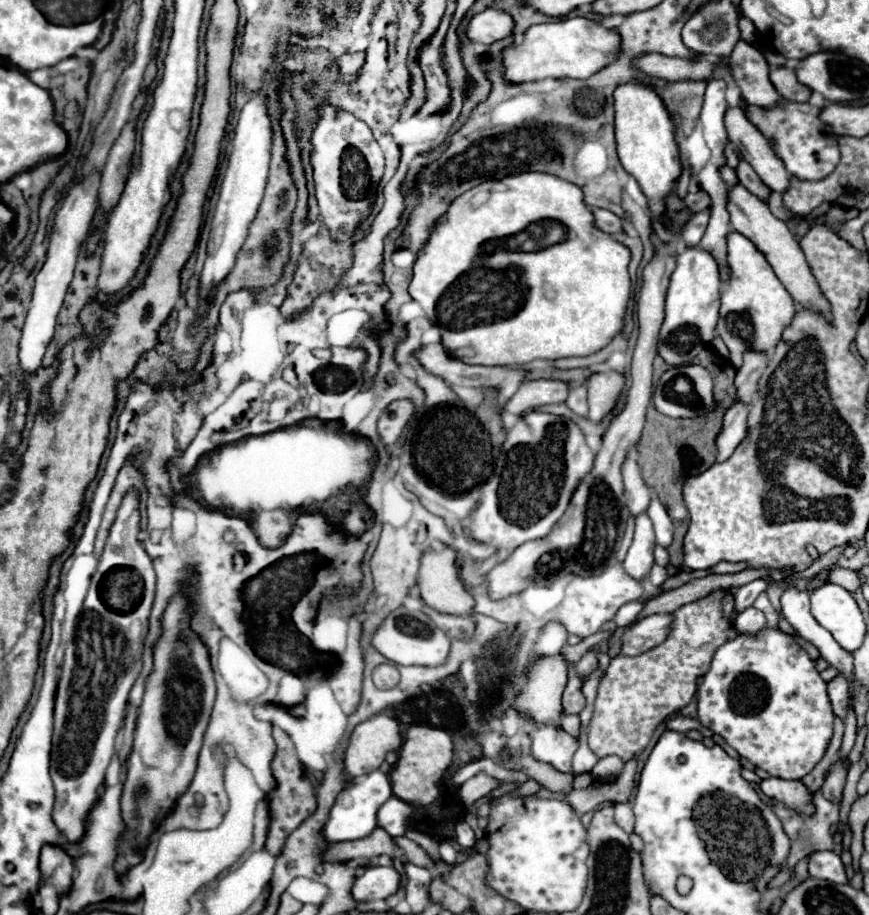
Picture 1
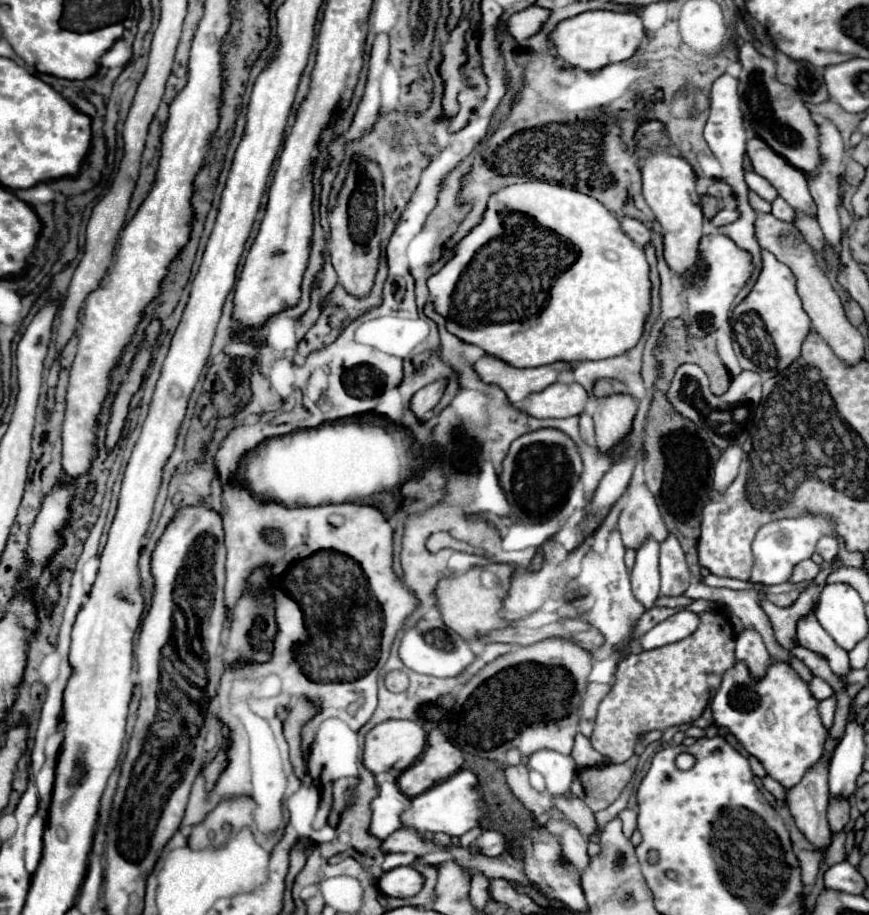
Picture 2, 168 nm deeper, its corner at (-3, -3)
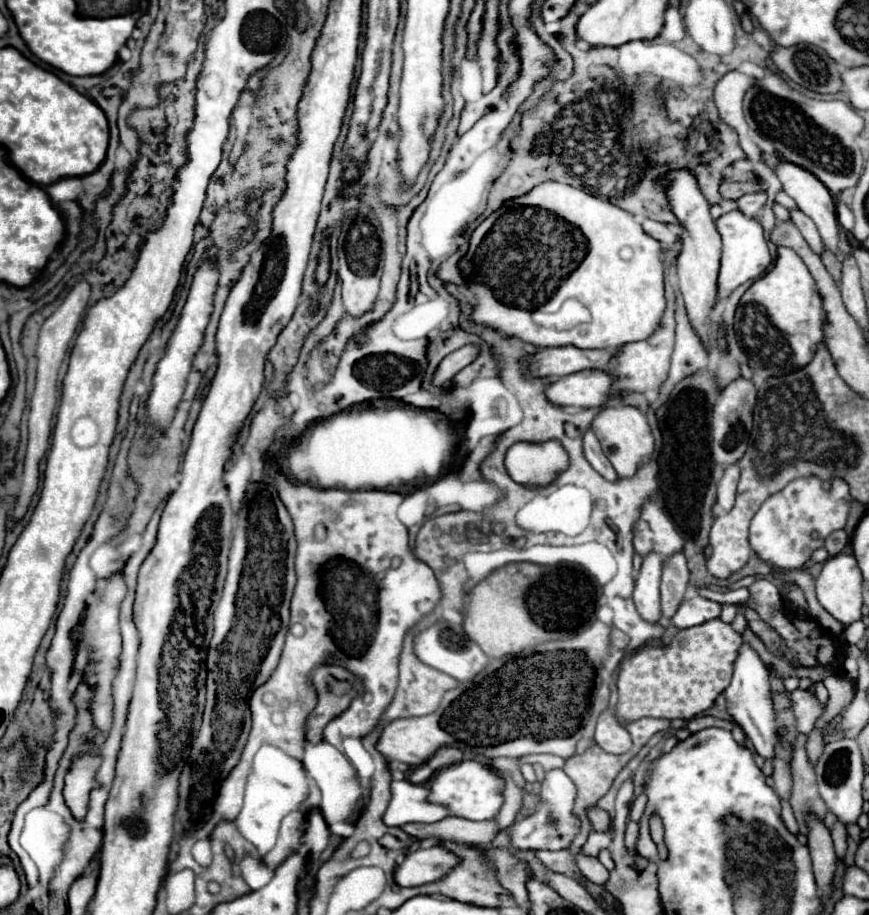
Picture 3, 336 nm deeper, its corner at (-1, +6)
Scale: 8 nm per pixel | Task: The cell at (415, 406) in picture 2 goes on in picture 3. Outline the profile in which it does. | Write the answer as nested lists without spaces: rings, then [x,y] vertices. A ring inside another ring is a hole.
[[[469,343],[469,345],[463,345],[461,349],[449,353],[449,355],[441,361],[439,369],[435,371],[433,383],[435,383],[435,385],[445,385],[447,381],[453,381],[453,377],[455,377],[465,365],[469,365],[469,363],[473,363],[473,361],[477,359],[479,351],[481,351],[481,349],[479,349],[477,345]]]

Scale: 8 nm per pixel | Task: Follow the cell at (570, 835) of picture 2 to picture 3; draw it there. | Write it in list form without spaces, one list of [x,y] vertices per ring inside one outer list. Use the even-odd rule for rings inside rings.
[[[569,847],[573,853],[577,853],[577,867],[581,871],[581,875],[595,883],[595,885],[605,885],[605,881],[609,881],[609,871],[599,863],[599,859],[595,857],[587,857],[587,855],[581,855],[577,847]]]

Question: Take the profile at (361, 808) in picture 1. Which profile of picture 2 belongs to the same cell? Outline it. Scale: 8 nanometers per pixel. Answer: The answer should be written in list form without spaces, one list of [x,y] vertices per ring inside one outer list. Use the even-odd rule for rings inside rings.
[[[381,782],[379,784],[379,794],[369,802],[371,810],[371,824],[369,824],[369,834],[383,840],[391,832],[401,828],[399,814],[409,808],[411,800],[401,794],[399,786],[395,782]]]

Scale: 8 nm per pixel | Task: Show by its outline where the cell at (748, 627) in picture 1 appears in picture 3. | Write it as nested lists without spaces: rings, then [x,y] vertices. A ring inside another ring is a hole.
[[[743,643],[741,651],[739,651],[731,685],[723,691],[723,695],[725,695],[725,703],[727,703],[727,713],[731,715],[731,719],[737,725],[741,725],[741,729],[745,731],[745,735],[749,737],[749,741],[753,743],[755,751],[761,757],[773,759],[775,757],[775,747],[779,743],[785,743],[785,747],[789,747],[789,743],[785,741],[785,729],[779,727],[777,721],[775,721],[777,711],[773,709],[773,701],[771,701],[769,671],[763,665],[763,661],[759,659],[759,655],[747,643]]]

